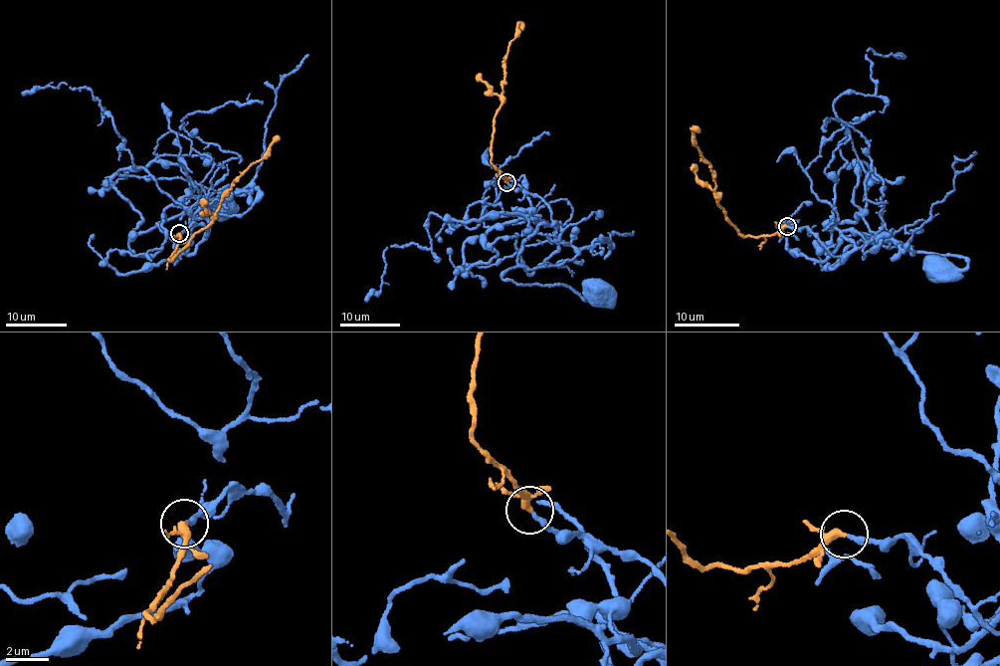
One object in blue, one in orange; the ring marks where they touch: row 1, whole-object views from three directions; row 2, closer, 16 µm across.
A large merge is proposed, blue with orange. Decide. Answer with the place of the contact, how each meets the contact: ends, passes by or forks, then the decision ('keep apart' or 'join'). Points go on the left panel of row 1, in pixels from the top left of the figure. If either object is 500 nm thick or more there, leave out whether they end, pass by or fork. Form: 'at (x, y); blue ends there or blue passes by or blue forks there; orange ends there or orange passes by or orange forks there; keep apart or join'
at (179, 233); blue ends there; orange passes by; join

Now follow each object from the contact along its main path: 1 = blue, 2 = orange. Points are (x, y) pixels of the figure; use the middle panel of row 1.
1: (508, 182), (535, 193), (553, 221), (522, 244), (522, 265), (502, 278), (597, 292)
2: (506, 183), (491, 161), (493, 121), (502, 100), (502, 65), (518, 25), (522, 26)

